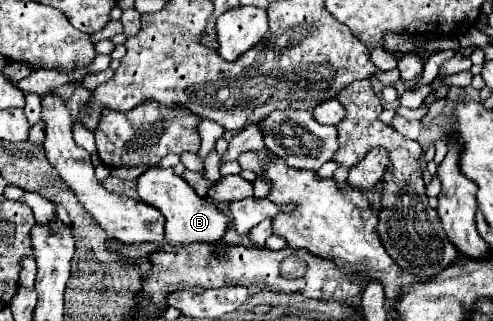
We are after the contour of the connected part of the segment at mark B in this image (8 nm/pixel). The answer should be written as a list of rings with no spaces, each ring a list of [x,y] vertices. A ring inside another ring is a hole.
[[[150,167],[144,175],[138,177],[138,195],[144,203],[156,207],[164,219],[166,219],[166,243],[180,247],[190,243],[208,243],[208,245],[220,245],[224,243],[222,237],[228,229],[228,215],[222,213],[210,199],[198,197],[194,189],[178,175],[174,175],[172,169],[158,169]]]

